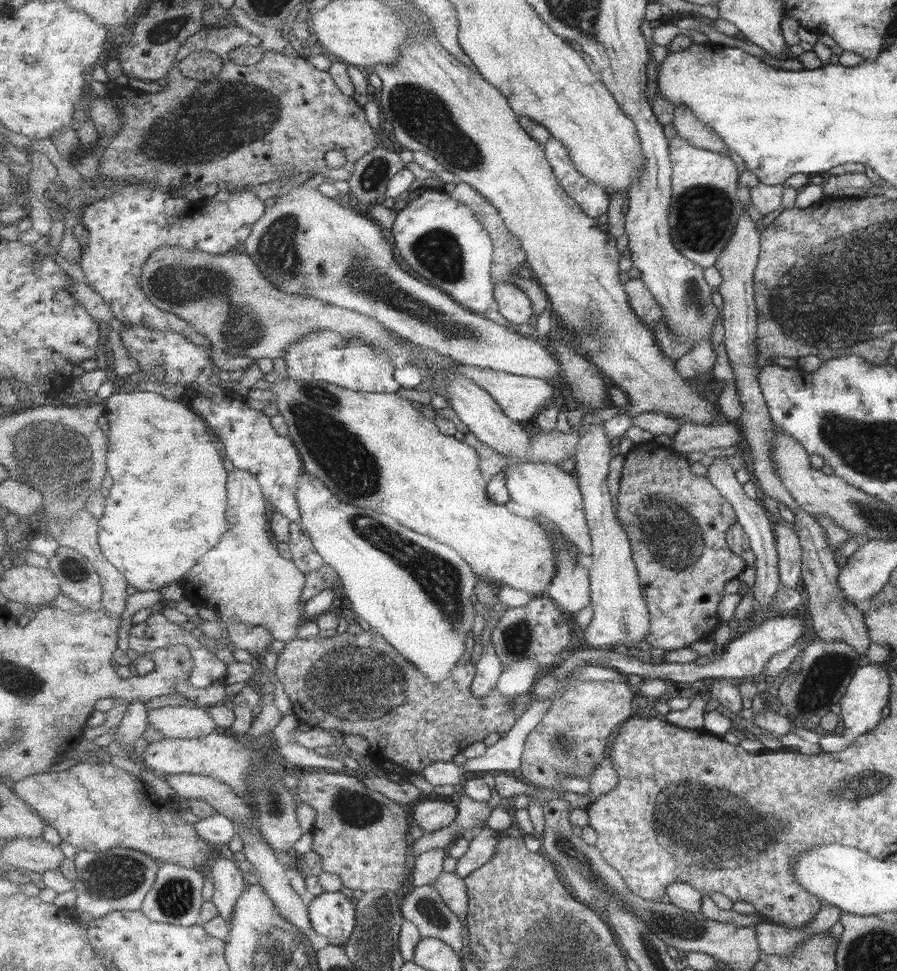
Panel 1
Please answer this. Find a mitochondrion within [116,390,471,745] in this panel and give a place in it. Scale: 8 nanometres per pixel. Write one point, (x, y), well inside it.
(352, 682)

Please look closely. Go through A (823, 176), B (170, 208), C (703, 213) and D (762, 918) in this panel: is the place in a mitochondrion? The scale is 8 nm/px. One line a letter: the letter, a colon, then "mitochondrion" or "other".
A: other
B: other
C: mitochondrion
D: other

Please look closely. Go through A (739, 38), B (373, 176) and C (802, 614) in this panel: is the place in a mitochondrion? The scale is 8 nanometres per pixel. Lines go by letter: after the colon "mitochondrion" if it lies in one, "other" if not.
A: other
B: mitochondrion
C: other

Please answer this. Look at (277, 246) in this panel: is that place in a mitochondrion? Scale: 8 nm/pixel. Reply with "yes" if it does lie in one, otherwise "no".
yes

